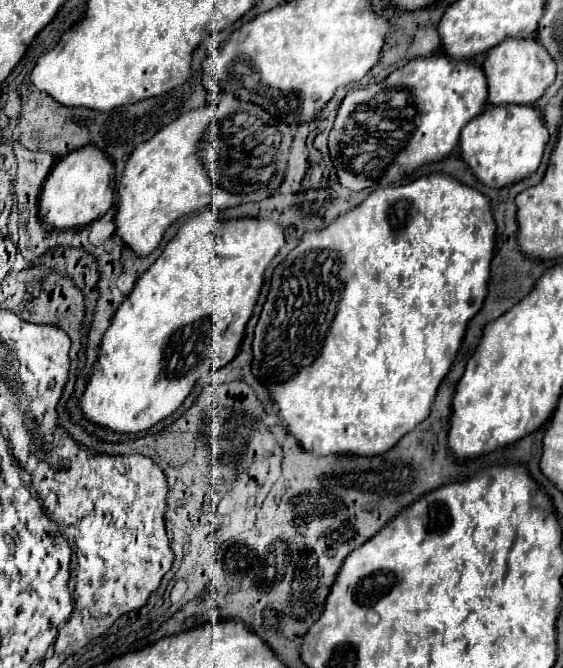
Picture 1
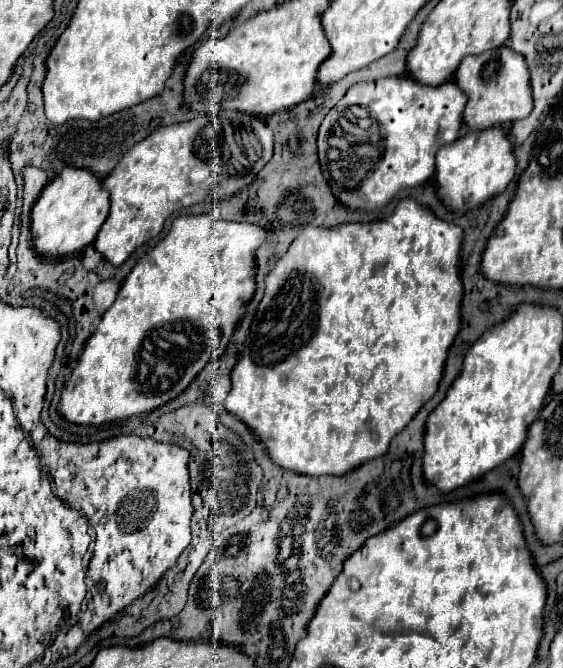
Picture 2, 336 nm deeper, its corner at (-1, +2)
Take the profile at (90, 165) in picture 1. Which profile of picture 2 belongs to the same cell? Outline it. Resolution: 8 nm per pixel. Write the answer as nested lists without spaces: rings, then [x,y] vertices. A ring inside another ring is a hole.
[[[63,168],[59,176],[55,176],[41,192],[41,196],[37,198],[33,210],[31,210],[31,234],[33,234],[33,244],[37,248],[37,252],[45,254],[45,256],[71,256],[75,252],[79,252],[81,248],[85,248],[87,244],[91,244],[101,228],[101,224],[105,222],[109,214],[109,194],[103,192],[99,178],[85,170],[85,168]]]

